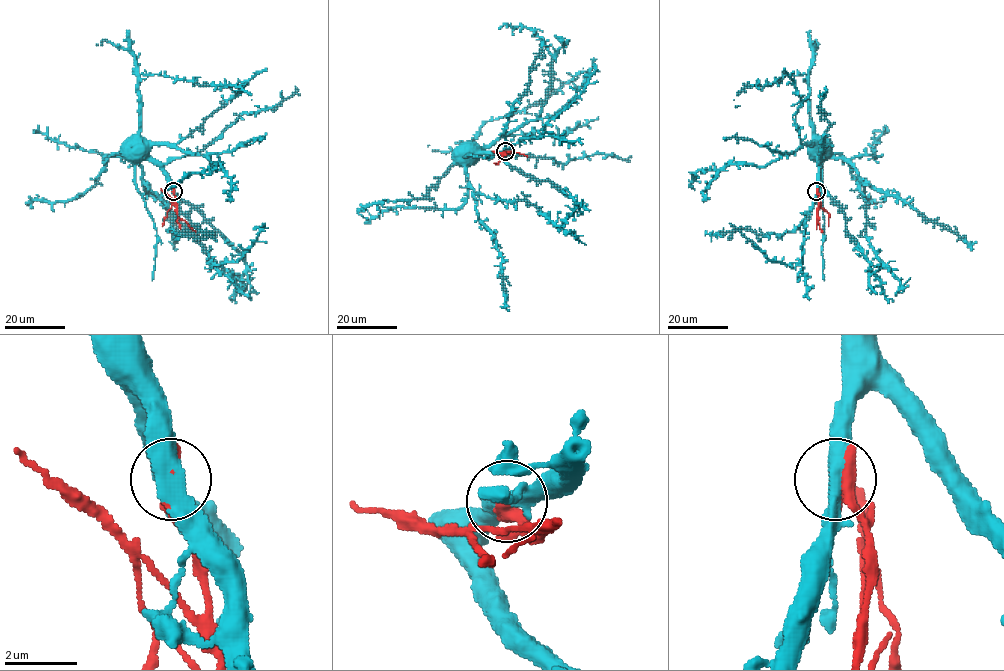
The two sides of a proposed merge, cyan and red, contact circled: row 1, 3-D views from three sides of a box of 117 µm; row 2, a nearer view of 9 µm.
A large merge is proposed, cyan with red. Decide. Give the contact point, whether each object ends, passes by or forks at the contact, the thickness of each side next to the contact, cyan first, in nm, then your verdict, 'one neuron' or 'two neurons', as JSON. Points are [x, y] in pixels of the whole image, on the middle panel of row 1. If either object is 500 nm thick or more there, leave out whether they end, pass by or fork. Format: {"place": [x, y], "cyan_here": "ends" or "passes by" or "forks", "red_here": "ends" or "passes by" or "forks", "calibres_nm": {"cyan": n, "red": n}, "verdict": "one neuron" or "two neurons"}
{"place": [505, 151], "calibres_nm": {"cyan": 480, "red": 550}, "verdict": "two neurons"}

